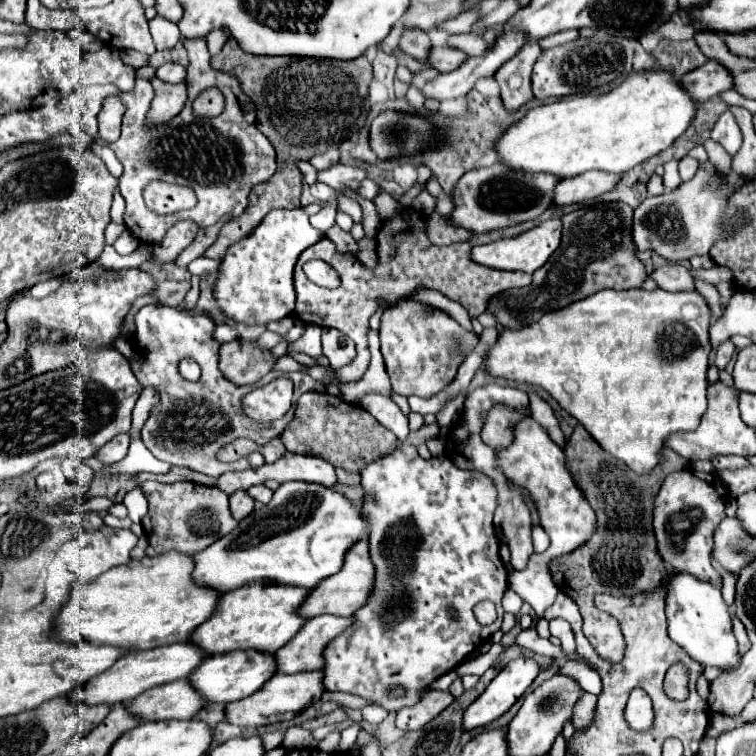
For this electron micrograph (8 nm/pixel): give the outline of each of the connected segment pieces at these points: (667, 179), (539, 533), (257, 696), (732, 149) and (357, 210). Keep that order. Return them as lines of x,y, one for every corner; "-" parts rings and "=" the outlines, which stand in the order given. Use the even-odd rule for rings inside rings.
678,159
668,161
668,163
664,165
664,185
666,185
666,189
678,187
680,181
682,181
682,179
680,179
680,175
678,175
=
540,525
532,527
532,539
534,539
534,551
544,553
546,547
548,547
548,535
542,531
=
310,671
310,673
298,673
298,675
274,675
258,693
252,693
250,697
242,701
234,701
226,705
224,717
228,723
238,727
262,727
270,723
282,723
294,719
302,709
316,703
324,693
322,685
322,673
=
726,111
718,117
716,125
712,127
712,139
718,141
730,155
734,155
740,149
742,133
740,133
740,127
730,111
=
340,197
340,199
338,199
338,211
348,213
348,215
354,219
354,223
362,223
362,207
360,207
354,199
350,199
350,197

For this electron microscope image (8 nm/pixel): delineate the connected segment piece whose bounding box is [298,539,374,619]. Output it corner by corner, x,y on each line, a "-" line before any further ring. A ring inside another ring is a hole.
362,539
358,541
358,545
354,545
354,549
350,549
350,553
346,553
342,569
334,577
326,577
326,581
318,583
318,587
310,591
310,595
304,599
304,605
300,605
298,615
304,619
318,617
324,613
336,617
350,617
350,613
354,613
364,605
368,593
372,591
372,577
374,577
374,565
368,555
368,541

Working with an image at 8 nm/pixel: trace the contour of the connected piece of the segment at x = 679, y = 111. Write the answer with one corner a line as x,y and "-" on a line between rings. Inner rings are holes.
630,73
610,93
599,95
592,91
584,97
568,97
556,103
540,105
530,109
520,121
510,125
502,137
494,143
494,151
500,157
500,163
520,173
550,173
560,179
576,177
586,171
598,169
606,173
626,173
638,163
650,159
652,155
664,151
678,139
690,121
696,115
696,103
680,87
678,79
672,79
668,73

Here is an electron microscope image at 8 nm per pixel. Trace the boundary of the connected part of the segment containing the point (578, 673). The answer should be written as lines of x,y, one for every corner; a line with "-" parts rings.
566,661
566,663
558,669
558,673
576,679
585,691
594,695
598,695
598,693
602,691
600,675
598,675
594,669
590,669
588,665
582,665
582,663
578,663
578,661

